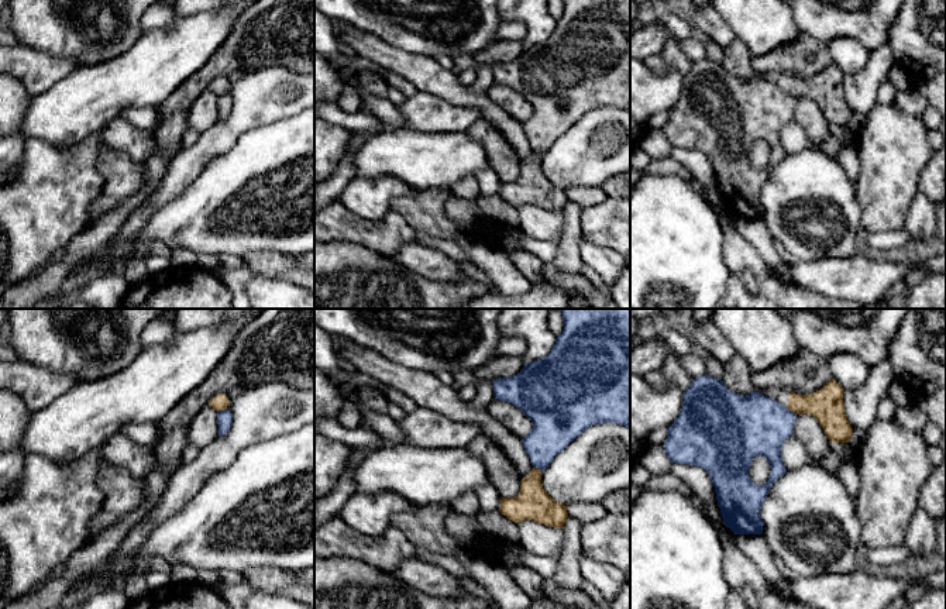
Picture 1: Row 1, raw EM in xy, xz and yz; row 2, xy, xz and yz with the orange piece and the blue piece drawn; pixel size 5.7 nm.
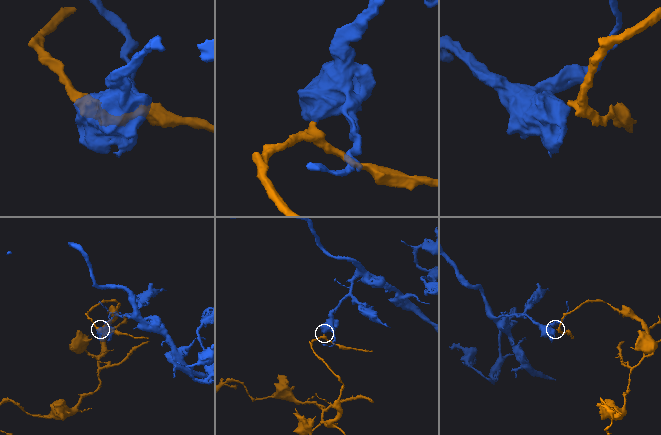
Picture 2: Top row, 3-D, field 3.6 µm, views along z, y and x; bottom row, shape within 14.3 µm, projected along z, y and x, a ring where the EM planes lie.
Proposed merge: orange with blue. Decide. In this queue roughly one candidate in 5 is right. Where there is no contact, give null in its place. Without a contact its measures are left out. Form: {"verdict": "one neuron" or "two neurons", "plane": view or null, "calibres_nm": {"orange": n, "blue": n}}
{"verdict": "two neurons", "plane": "yz", "calibres_nm": {"orange": 190, "blue": 340}}

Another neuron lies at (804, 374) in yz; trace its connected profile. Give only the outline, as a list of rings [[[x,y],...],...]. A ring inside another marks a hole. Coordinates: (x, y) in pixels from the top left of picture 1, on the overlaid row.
[[[801,348],[794,358],[784,359],[774,367],[753,374],[756,392],[766,388],[781,388],[798,395],[809,395],[833,379],[828,359]]]

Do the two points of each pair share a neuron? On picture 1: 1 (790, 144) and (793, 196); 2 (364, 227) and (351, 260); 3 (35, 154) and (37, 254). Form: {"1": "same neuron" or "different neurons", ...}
{"1": "different neurons", "2": "different neurons", "3": "same neuron"}

